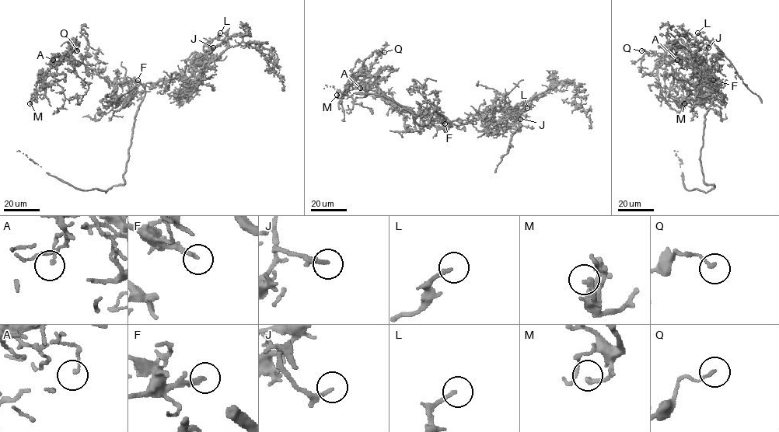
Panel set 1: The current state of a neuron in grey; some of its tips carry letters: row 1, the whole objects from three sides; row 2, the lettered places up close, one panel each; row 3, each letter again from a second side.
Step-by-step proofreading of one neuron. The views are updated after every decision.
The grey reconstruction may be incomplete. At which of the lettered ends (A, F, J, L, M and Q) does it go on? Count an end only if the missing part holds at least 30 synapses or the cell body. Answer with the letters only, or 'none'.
F, J, L

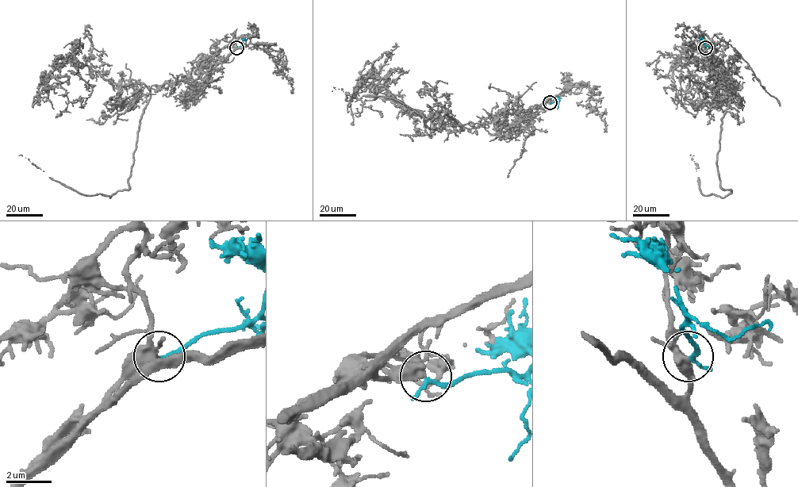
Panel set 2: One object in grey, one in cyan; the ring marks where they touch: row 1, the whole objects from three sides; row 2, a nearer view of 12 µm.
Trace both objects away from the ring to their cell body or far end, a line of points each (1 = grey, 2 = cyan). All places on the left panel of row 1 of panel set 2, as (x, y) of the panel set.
1: (236, 47), (224, 62), (202, 66), (194, 80), (151, 86), (128, 189), (110, 197), (81, 194), (18, 155)
2: (236, 47), (244, 44), (245, 38)

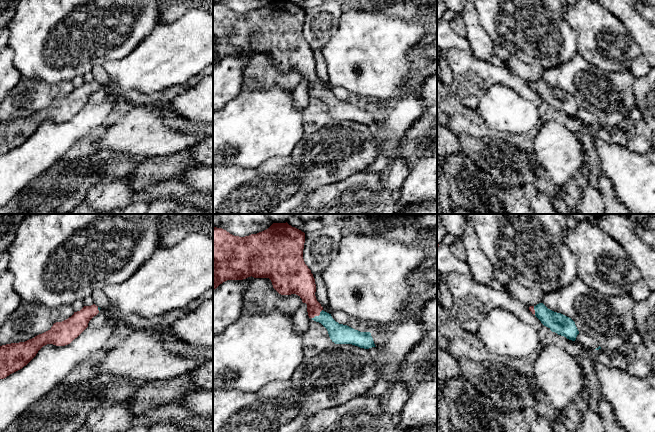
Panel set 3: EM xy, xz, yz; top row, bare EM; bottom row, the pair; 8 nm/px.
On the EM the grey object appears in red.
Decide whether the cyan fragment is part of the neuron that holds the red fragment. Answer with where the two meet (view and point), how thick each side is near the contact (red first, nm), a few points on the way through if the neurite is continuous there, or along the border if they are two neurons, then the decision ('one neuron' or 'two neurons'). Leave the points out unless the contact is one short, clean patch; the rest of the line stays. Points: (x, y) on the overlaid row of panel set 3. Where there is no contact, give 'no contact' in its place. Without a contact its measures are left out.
meets red in xz at (318, 315); 170 nm thick on the red side, 160 nm on the other; runs through xz (305, 287), (307, 295), (318, 315), (339, 334); one neuron

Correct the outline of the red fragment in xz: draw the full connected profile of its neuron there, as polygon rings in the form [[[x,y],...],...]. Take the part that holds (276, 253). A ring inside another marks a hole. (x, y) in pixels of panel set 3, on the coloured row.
[[[273,223],[268,229],[245,237],[234,236],[222,228],[213,227],[213,290],[227,280],[248,277],[269,278],[281,295],[298,295],[307,304],[309,318],[321,323],[335,344],[352,344],[360,348],[376,347],[370,332],[360,332],[336,322],[317,301],[313,274],[303,259],[305,233],[286,223]]]

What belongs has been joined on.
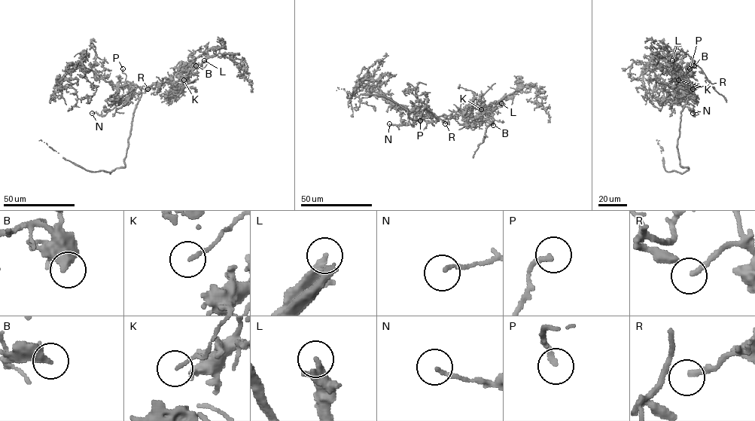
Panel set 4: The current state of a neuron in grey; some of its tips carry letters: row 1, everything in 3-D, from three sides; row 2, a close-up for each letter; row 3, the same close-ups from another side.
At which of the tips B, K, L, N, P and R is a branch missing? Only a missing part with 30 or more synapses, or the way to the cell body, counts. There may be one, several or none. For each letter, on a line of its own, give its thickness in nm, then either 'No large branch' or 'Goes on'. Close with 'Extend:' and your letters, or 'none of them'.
B: Thickness 550 nm. No large branch
K: Thickness 120 nm. No large branch
L: Thickness 320 nm. No large branch
N: Thickness 160 nm. No large branch
P: Thickness 200 nm. No large branch
R: Thickness 220 nm. No large branch
Extend: none of them

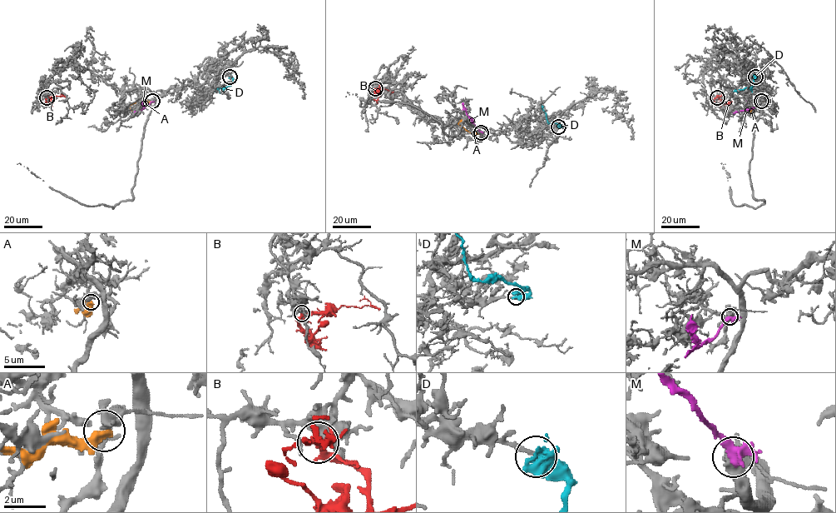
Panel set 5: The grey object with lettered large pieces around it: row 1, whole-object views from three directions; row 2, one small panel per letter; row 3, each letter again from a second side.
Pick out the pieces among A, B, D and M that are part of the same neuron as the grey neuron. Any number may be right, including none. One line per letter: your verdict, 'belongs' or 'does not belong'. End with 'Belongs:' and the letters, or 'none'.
A: does not belong
B: belongs
D: does not belong
M: does not belong
Belongs: B

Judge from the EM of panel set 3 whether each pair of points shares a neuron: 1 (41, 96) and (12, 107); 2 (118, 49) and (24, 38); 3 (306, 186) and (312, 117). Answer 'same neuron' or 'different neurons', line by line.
1: same neuron
2: same neuron
3: same neuron

